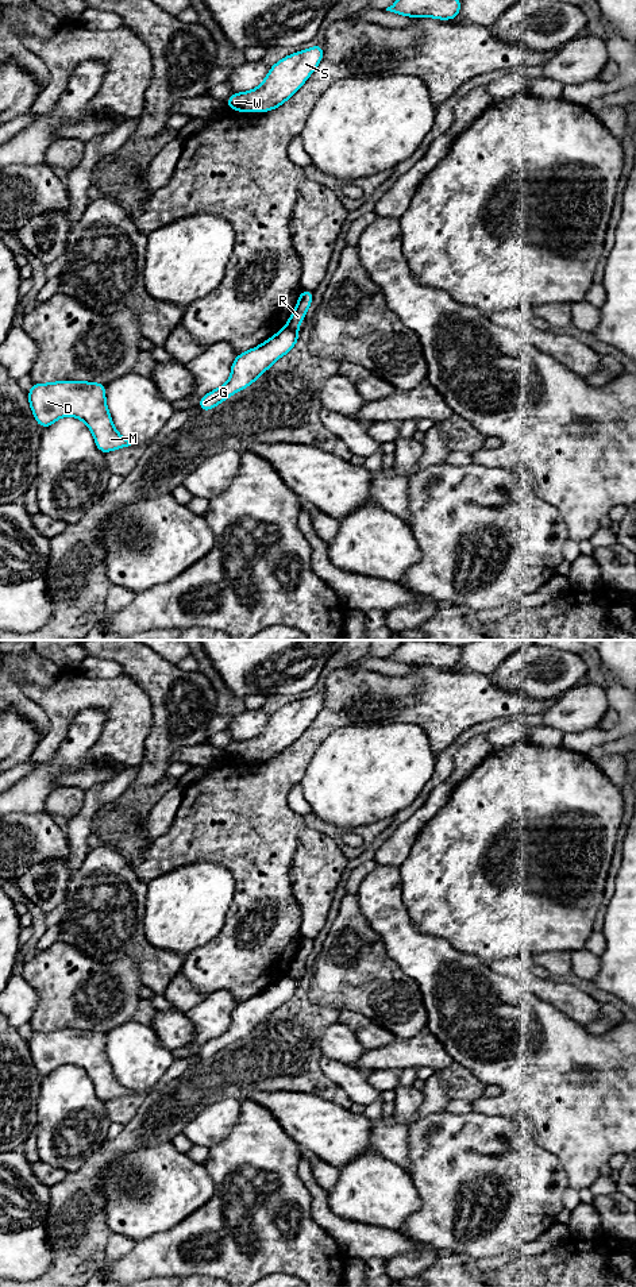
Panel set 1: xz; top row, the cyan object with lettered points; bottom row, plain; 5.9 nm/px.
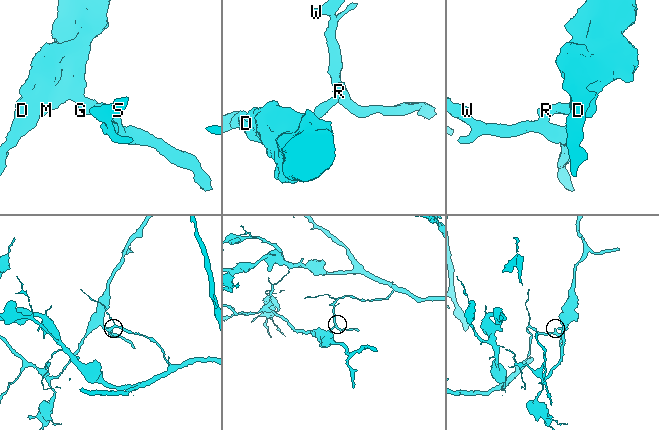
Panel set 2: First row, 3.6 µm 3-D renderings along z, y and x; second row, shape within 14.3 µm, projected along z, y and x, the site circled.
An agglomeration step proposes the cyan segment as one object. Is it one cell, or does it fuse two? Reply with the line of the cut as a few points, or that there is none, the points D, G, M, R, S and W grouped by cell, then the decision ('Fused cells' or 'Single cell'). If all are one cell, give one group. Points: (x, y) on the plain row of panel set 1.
Split along xz (285, 975), (296, 981). Groups: D G M / R S W. Fused cells

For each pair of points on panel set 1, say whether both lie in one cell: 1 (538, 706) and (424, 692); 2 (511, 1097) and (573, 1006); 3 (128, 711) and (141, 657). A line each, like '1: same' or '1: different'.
1: same
2: different
3: different

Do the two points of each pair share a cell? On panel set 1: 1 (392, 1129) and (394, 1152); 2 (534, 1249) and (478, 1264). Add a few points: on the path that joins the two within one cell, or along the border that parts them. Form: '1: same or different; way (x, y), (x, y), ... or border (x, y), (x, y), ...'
1: same; way (392, 1135), (392, 1144), (394, 1147)
2: same; way (520, 1252), (492, 1263)

